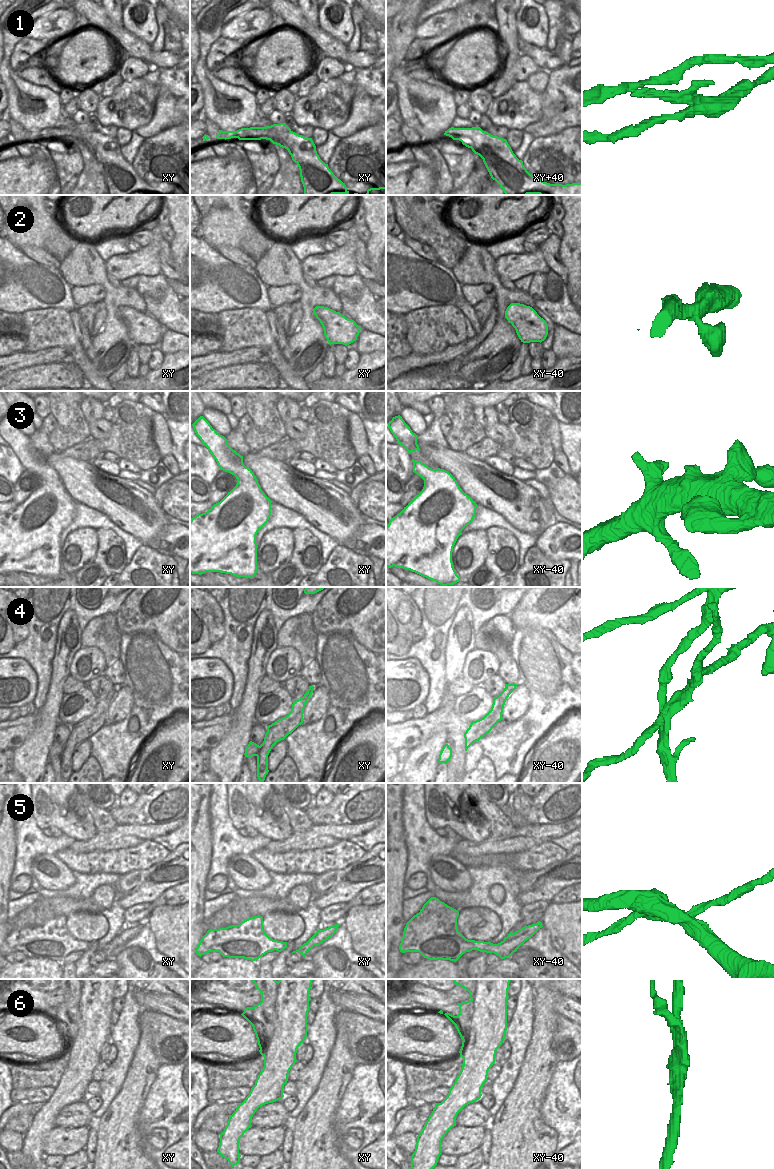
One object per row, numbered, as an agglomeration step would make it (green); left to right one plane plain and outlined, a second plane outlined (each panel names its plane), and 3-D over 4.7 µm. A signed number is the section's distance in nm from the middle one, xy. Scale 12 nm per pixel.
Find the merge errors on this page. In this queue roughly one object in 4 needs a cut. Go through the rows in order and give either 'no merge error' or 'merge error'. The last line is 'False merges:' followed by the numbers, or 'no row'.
1: merge error
2: no merge error
3: no merge error
4: merge error
5: merge error
6: merge error
False merges: 1, 4, 5, 6

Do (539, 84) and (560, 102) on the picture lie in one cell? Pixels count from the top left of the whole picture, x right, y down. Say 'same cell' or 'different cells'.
different cells

